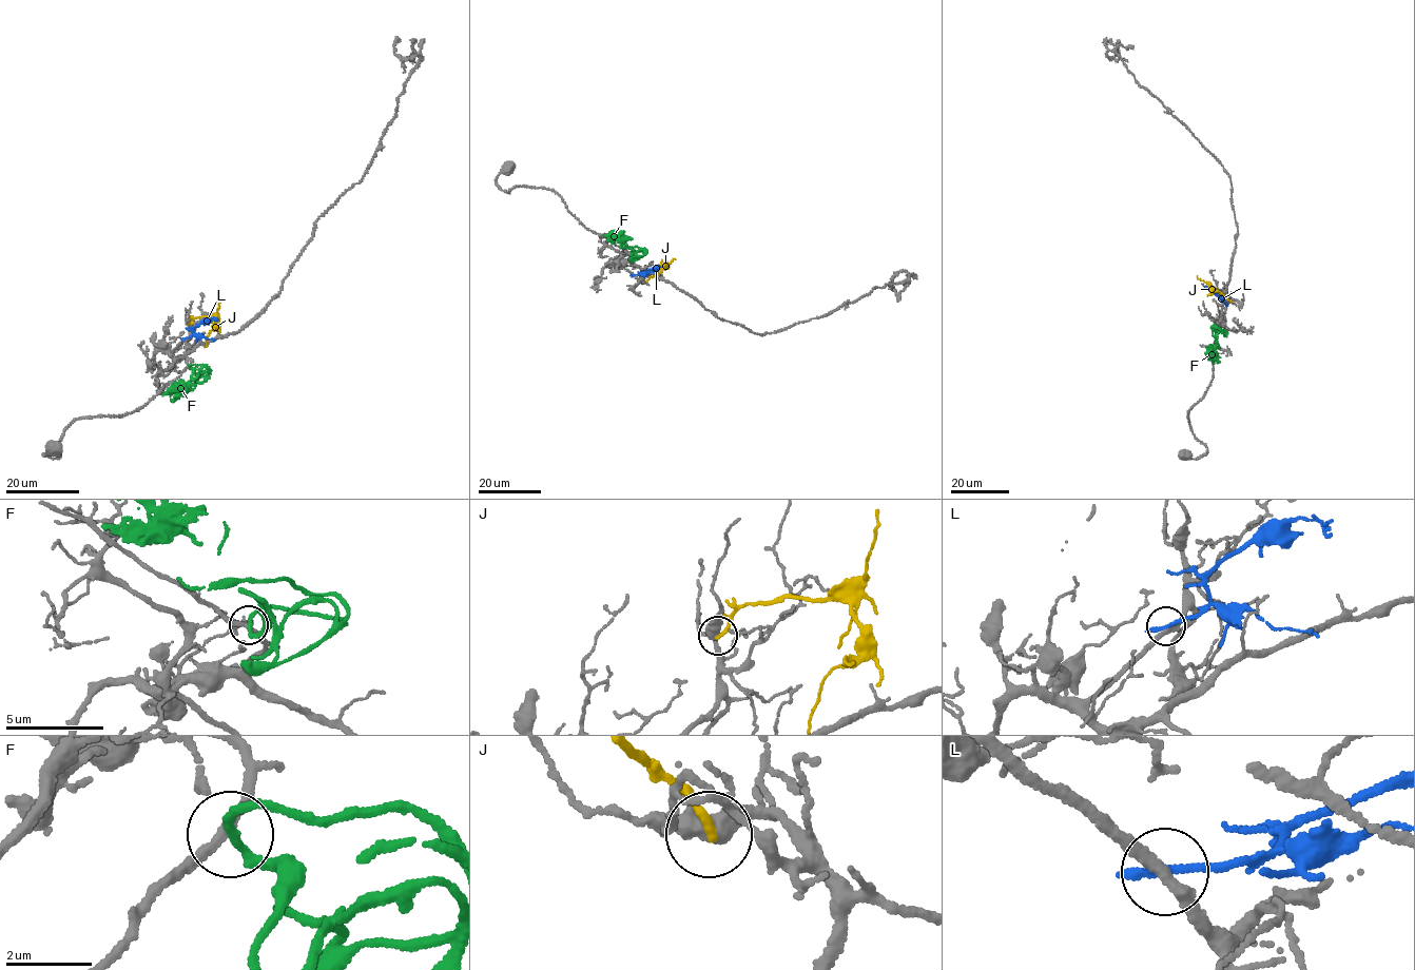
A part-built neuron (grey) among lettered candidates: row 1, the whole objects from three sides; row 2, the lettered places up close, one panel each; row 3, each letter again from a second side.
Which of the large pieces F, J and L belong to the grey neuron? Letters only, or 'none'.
none

